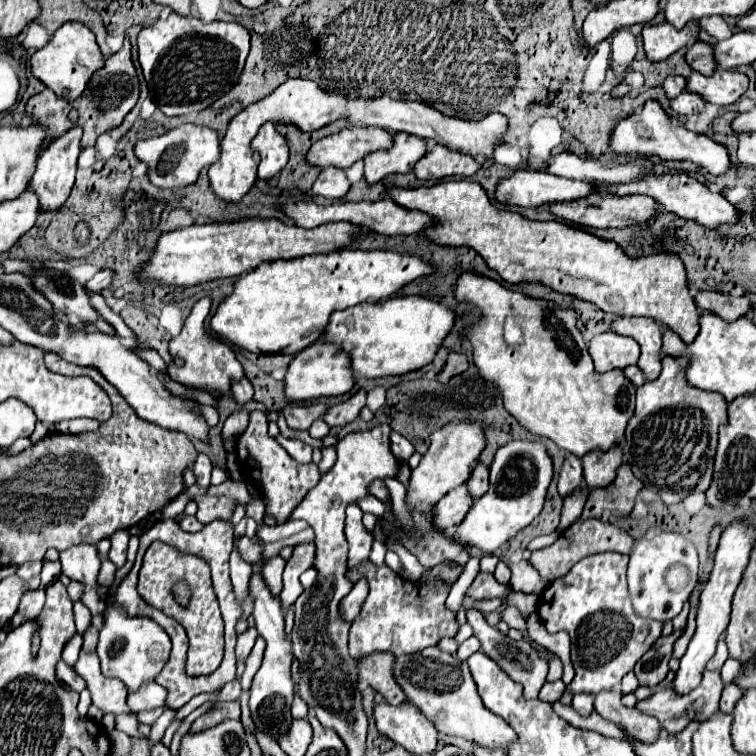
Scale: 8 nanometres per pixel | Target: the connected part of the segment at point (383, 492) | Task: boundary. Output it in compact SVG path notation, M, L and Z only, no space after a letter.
M376 481L376 483L372 483L372 487L368 487L368 493L374 495L376 499L380 499L380 501L390 501L390 493L388 493L384 481Z

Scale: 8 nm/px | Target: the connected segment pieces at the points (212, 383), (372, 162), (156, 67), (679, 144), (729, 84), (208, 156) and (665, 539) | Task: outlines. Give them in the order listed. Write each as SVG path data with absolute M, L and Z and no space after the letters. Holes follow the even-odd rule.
M204 297L200 299L190 315L184 321L184 327L180 331L180 335L176 339L172 339L168 343L168 351L172 355L172 363L168 365L168 375L174 381L180 381L182 385L194 385L194 387L206 387L206 389L216 389L220 393L230 393L230 381L238 381L244 377L242 365L238 363L234 351L222 343L220 339L216 339L214 335L210 335L204 327L206 317L210 315L210 307L212 307L212 299Z
M394 133L392 141L394 145L390 149L372 151L368 153L368 157L364 157L364 177L370 185L392 173L412 171L416 161L426 155L426 141L422 141L420 137Z
M170 13L168 19L158 19L138 35L138 61L148 83L150 97L158 109L168 115L182 115L210 107L216 99L228 93L248 57L250 33L238 23L202 23L196 17L180 17Z
M648 101L640 111L634 115L622 119L610 139L610 149L616 153L642 153L642 155L656 155L664 161L682 161L688 159L704 169L708 169L712 175L722 175L730 167L730 159L726 153L726 147L714 143L706 135L698 135L694 131L688 131L682 125L672 125L670 117L664 113L664 109L656 101Z
M716 69L710 77L692 73L686 79L686 91L700 95L706 103L712 105L732 105L748 89L748 77L738 71Z
M186 123L160 137L138 141L134 145L134 155L148 165L148 179L152 185L160 189L174 189L196 183L198 173L210 167L220 157L220 141L214 129Z
M662 531L654 535L652 539L640 537L634 541L632 551L630 551L630 563L628 563L628 589L630 589L630 599L634 603L634 609L640 617L644 619L654 619L654 621L670 621L682 611L682 605L688 601L694 585L696 585L696 573L698 573L698 555L694 545L682 537L680 533L672 531ZM674 563L684 563L690 571L686 587L672 591L666 581L664 581L664 571L670 569Z

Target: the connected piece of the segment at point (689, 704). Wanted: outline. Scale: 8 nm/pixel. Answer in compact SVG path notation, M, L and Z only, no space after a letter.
M704 671L702 673L702 683L692 689L686 695L676 693L672 687L666 689L658 689L652 697L648 697L646 701L638 701L636 707L640 707L640 711L656 717L660 721L660 725L670 731L670 733L680 733L684 725L688 725L690 721L704 721L708 719L712 713L718 711L718 701L720 701L720 693L722 693L722 679L720 679L720 671Z

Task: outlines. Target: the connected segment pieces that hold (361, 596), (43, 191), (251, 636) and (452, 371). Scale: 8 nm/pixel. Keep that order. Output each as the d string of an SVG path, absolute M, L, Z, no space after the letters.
M362 579L362 581L358 581L358 583L352 587L352 591L340 601L342 617L348 619L348 621L354 621L354 617L360 613L360 607L362 607L366 595L368 595L368 585L366 585L366 581Z
M72 127L70 131L66 131L62 137L50 141L50 145L42 151L40 159L38 159L38 167L36 173L32 177L30 189L38 195L42 211L54 211L58 209L70 195L72 187L74 187L74 175L76 175L76 159L80 155L80 137L82 131L80 127Z
M250 627L246 633L242 633L238 637L238 645L236 645L236 659L244 661L248 657L248 653L252 651L255 640L259 636L255 627Z
M450 353L446 367L442 369L442 373L438 375L440 383L448 383L448 379L452 379L454 375L460 375L468 369L468 359L462 353Z

